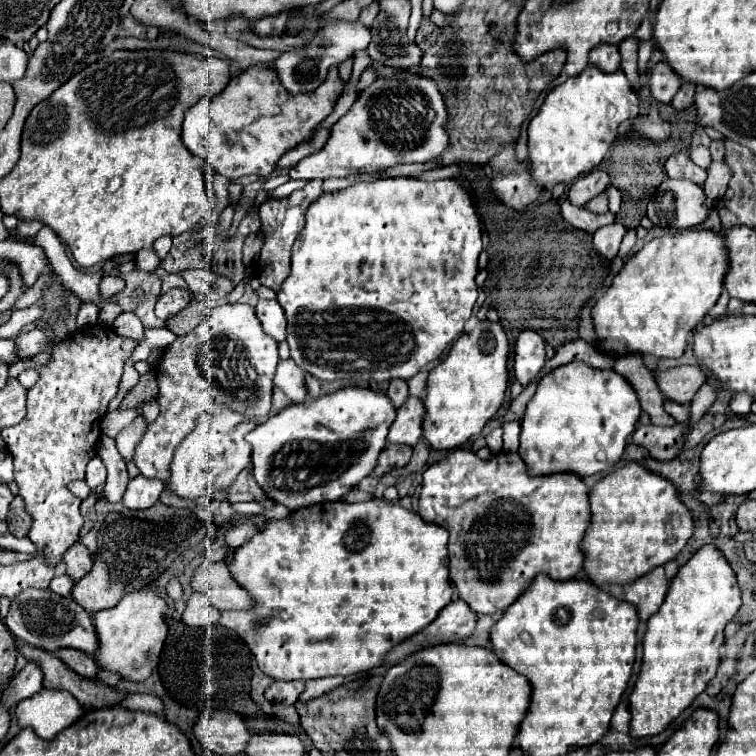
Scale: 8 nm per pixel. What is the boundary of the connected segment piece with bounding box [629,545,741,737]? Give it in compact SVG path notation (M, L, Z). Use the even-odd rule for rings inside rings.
M703 545L671 579L663 605L647 621L647 631L643 637L643 663L633 693L629 697L629 711L631 711L629 733L633 737L649 737L661 733L693 703L693 699L705 689L707 681L715 677L721 659L719 647L725 641L723 633L725 625L733 621L739 609L741 609L741 591L733 569L729 567L725 555L715 545Z

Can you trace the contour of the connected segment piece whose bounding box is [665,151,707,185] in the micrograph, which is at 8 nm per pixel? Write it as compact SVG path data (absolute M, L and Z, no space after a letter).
M683 151L677 153L677 155L671 155L665 161L665 175L669 179L689 179L689 181L693 181L697 185L703 185L705 177L707 177L707 173L701 167L697 167L689 159L689 155L683 153Z

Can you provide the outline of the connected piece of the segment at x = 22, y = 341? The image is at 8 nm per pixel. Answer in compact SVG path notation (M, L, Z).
M31 329L27 333L21 333L17 339L17 349L19 349L19 359L29 359L39 355L51 341L47 339L43 329Z

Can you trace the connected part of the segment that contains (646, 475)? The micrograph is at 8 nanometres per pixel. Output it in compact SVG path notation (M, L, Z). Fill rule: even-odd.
M629 461L625 467L605 475L589 493L591 497L591 525L581 543L585 551L585 573L595 585L605 583L631 583L647 571L665 565L675 559L685 543L693 535L693 517L687 511L681 497L677 497L677 487L671 481L665 481L659 473L645 469L637 461Z

